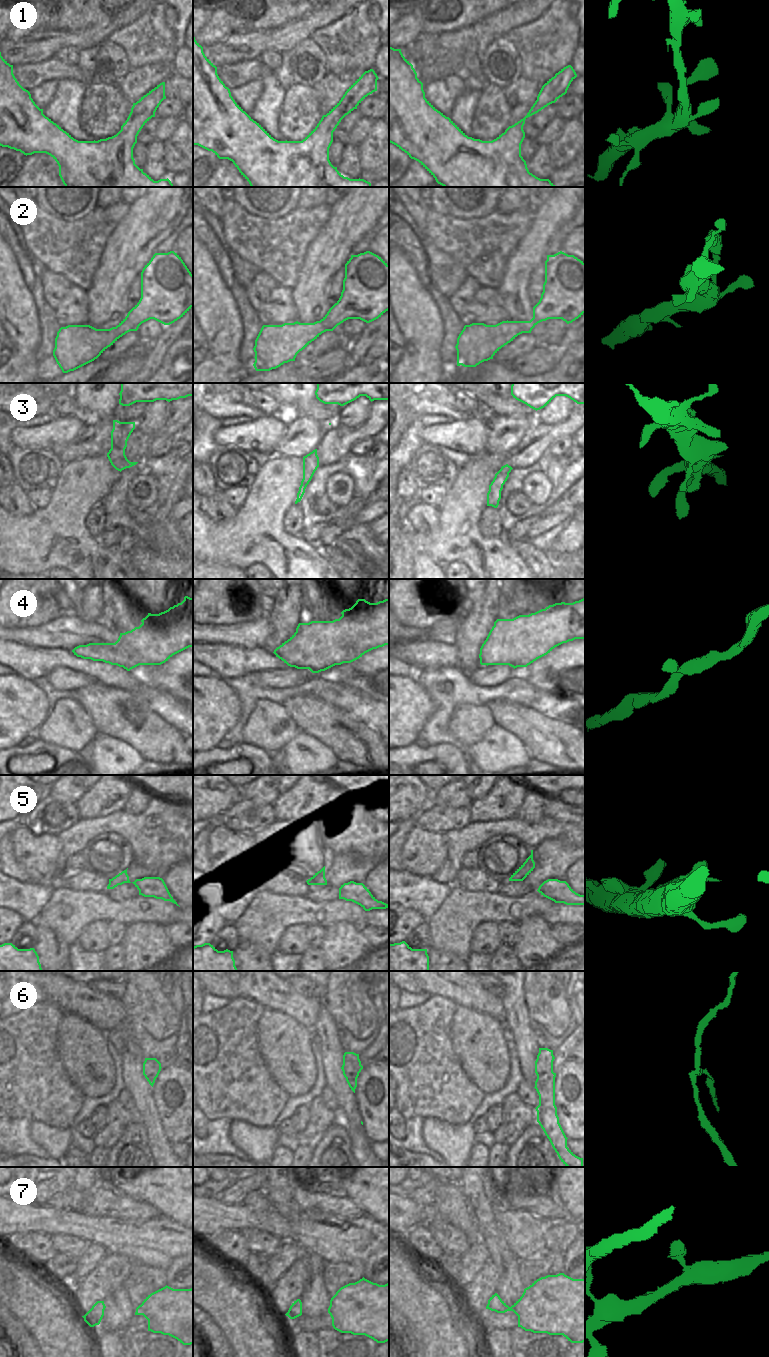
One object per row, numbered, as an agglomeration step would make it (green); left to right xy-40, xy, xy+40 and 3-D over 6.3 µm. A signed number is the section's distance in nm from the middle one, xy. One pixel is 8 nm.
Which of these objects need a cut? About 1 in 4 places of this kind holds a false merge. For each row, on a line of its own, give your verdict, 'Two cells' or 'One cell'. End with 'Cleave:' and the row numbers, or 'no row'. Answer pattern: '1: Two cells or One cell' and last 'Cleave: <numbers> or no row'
1: One cell
2: One cell
3: One cell
4: One cell
5: One cell
6: Two cells
7: One cell
Cleave: 6

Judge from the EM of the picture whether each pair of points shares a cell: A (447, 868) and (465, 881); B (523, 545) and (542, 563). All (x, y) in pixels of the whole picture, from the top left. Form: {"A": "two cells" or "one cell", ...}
{"A": "two cells", "B": "one cell"}

